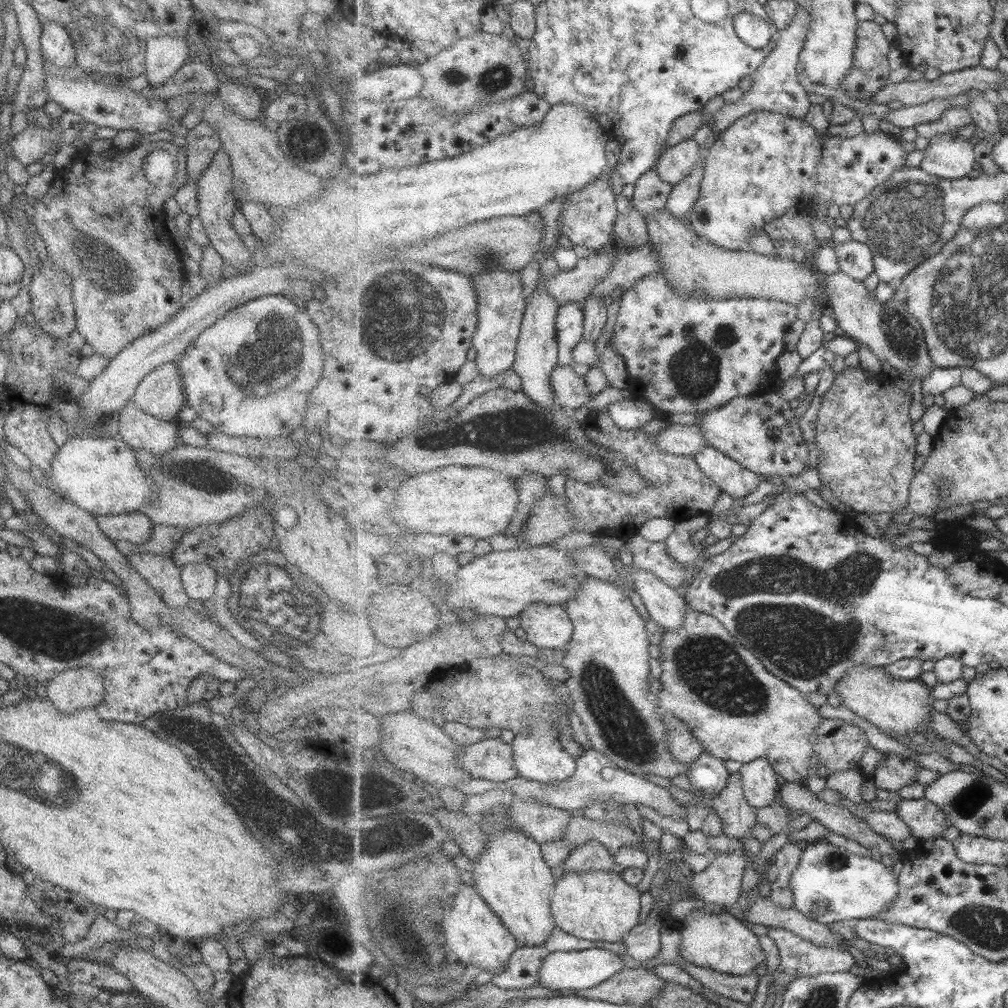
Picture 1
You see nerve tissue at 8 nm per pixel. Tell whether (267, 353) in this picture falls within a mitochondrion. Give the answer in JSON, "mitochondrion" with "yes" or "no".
{"mitochondrion":"yes"}

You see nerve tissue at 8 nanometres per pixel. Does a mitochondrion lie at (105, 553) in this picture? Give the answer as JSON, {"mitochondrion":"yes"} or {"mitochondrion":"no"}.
{"mitochondrion":"no"}

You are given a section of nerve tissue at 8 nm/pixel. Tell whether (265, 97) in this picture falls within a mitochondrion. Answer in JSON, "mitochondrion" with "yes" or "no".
{"mitochondrion":"no"}

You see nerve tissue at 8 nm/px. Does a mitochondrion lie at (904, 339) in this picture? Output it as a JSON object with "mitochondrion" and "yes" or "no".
{"mitochondrion":"yes"}

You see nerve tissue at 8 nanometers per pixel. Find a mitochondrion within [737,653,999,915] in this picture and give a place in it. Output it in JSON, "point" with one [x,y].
{"point":[968,803]}

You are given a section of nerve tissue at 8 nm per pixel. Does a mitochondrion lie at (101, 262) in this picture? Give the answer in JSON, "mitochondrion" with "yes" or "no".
{"mitochondrion":"yes"}

